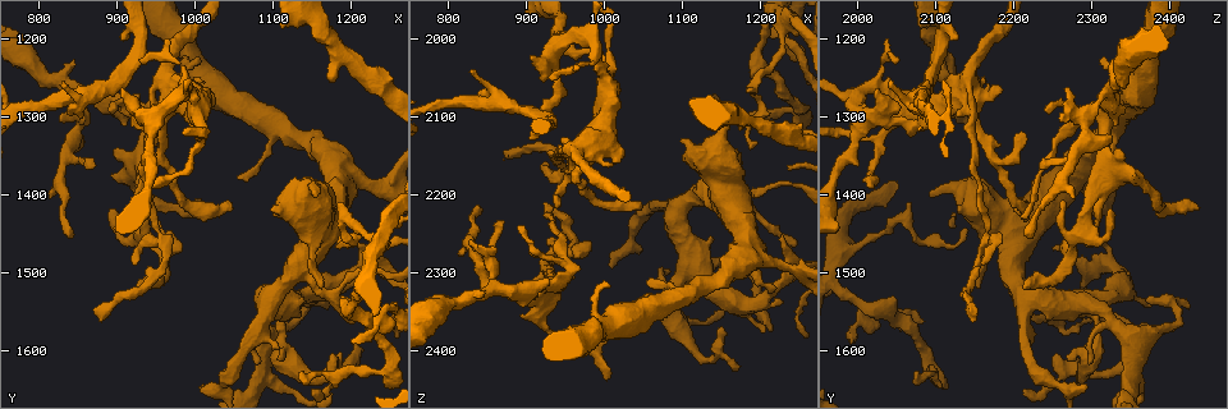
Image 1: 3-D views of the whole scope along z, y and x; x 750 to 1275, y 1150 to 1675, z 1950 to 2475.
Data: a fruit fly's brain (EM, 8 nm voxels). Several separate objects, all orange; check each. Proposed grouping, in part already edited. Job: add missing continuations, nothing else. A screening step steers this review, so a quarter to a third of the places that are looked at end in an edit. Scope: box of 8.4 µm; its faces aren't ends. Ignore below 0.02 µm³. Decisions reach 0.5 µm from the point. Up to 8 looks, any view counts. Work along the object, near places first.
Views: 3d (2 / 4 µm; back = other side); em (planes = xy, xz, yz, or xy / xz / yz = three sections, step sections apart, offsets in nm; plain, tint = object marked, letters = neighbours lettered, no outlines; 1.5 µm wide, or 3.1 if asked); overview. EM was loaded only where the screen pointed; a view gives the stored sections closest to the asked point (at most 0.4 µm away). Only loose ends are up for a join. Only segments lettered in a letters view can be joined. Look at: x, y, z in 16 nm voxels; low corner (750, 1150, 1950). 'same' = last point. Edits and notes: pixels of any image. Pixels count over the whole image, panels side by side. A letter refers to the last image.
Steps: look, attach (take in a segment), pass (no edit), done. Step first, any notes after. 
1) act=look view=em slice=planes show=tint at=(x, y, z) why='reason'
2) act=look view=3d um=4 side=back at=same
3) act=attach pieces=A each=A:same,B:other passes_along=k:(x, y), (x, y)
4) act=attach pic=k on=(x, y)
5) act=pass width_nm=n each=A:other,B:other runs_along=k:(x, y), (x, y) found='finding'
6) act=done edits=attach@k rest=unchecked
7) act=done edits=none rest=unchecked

act=look view=3d um=2 at=(1055, 1375, 2310) why='thin end'

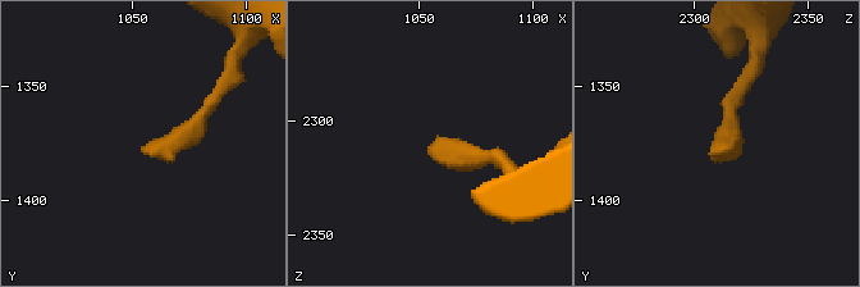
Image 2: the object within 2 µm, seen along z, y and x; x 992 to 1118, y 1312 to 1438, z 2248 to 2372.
act=look view=em slice=xy step=8 show=letters at=(1054, 1379, 2311) why='need the tissue'

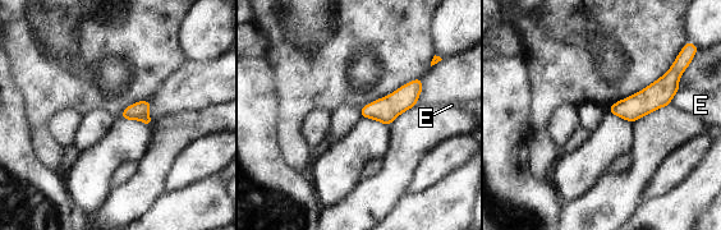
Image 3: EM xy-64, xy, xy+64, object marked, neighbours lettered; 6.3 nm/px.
act=pass width_nm=110 longest_contact=E:110nm each=E:other found='no lettered segment goes on from it'

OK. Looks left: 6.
act=look view=em slice=xy step=4 show=tint at=(920, 1430, 2215) why='tapers out'

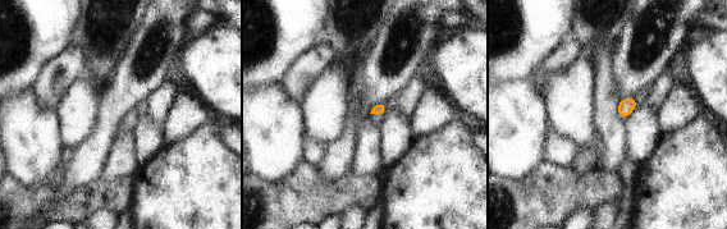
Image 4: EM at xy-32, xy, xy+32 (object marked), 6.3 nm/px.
act=look view=em slice=planes show=letters at=same why='another direction'

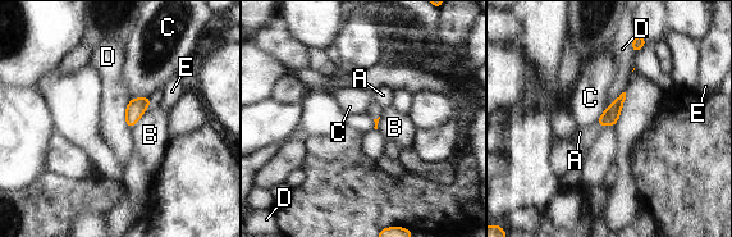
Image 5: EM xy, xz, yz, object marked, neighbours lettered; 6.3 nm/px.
act=pass each=A:other,B:other,C:other,D:other,E:other border=5:(128, 101), (126, 124), (129, 128) found='no lettered segment goes on from it'

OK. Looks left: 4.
act=look view=3d um=4 at=(880, 1560, 2150)

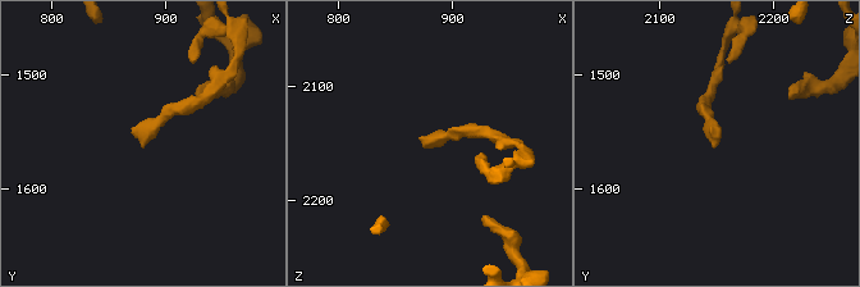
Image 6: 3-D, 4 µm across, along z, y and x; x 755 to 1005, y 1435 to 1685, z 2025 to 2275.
act=look view=em slice=xy step=8 show=plain at=(876, 1562, 2150)

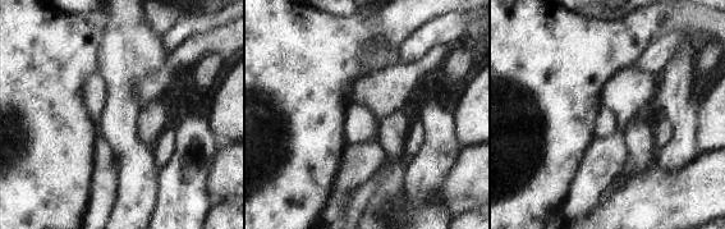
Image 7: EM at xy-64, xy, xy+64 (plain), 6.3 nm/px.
act=look view=em slice=xy step=8 show=letters at=same why='what lies round it'

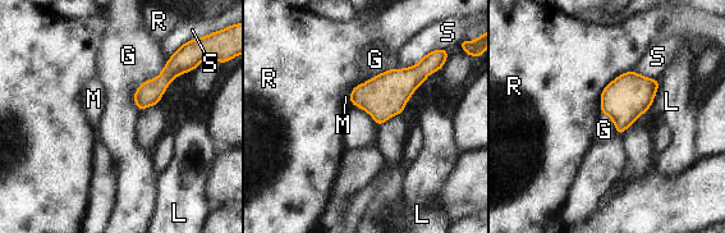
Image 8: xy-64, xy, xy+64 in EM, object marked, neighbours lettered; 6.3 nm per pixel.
act=pass each=G:other,L:other,M:other,R:other,S:other found='none of them fits'

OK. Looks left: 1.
act=done edits=none rest=unchecked

